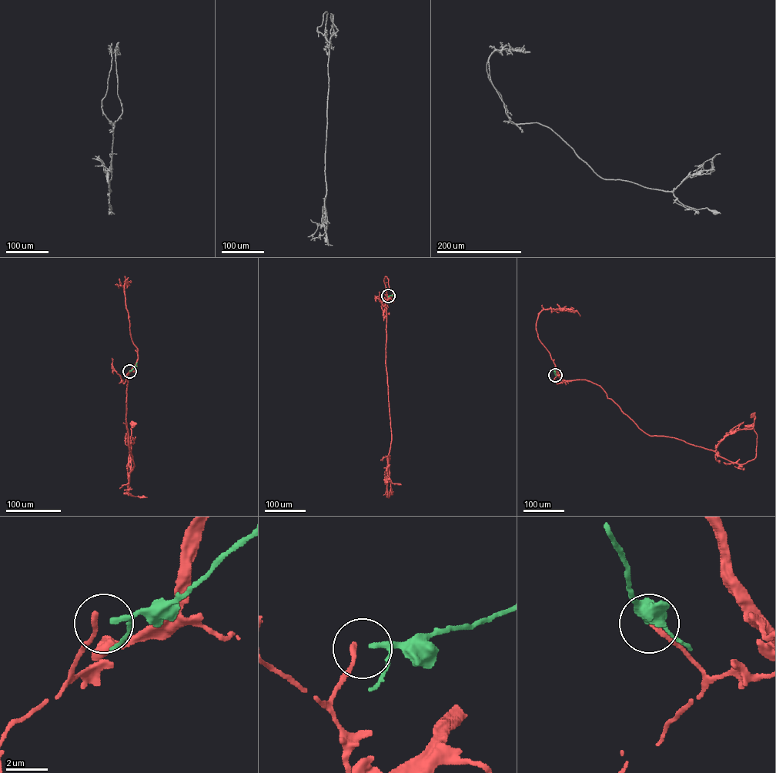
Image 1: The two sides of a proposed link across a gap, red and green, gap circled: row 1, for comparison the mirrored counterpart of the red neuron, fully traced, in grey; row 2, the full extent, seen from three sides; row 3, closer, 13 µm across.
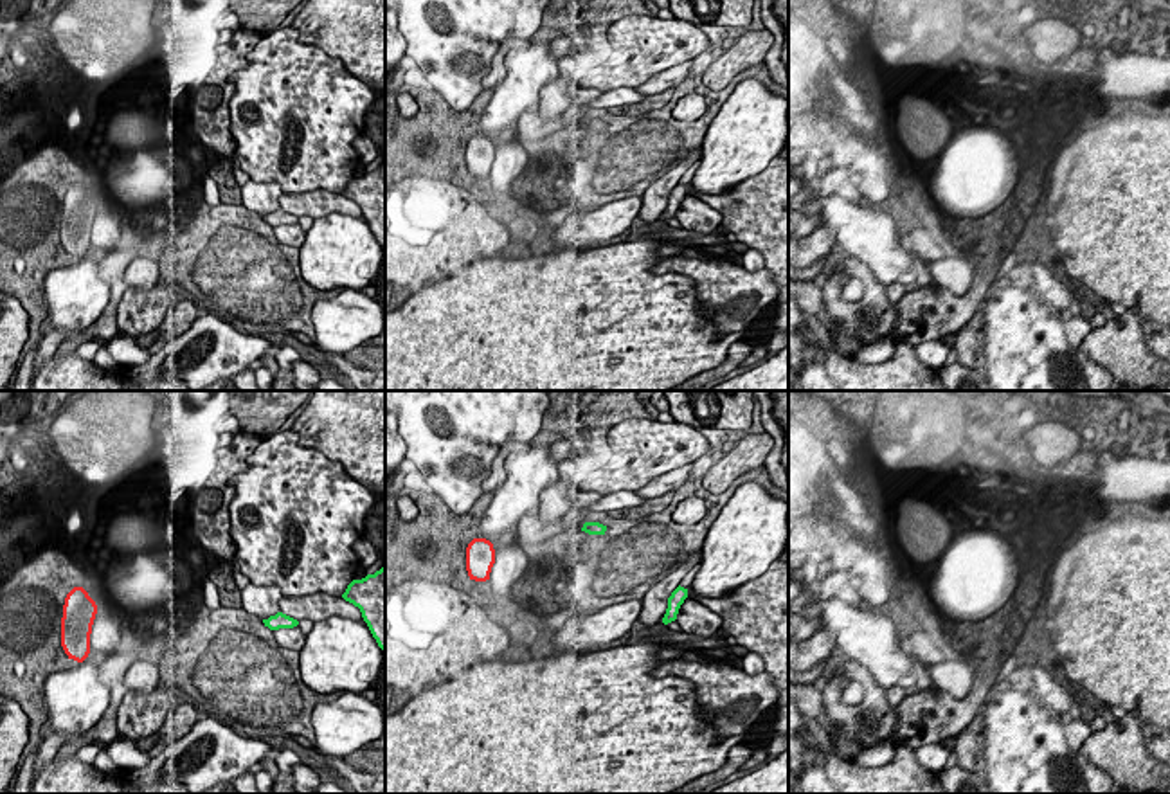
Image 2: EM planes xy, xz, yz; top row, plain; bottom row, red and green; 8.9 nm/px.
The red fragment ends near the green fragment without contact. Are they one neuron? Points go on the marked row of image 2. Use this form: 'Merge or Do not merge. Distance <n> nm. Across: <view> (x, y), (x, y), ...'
Do not merge. Distance 800 nm. Across: xz (494, 550), (582, 530)

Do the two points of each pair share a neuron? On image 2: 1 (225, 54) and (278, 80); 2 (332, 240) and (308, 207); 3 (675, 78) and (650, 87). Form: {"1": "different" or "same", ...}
{"1": "different", "2": "different", "3": "same"}

